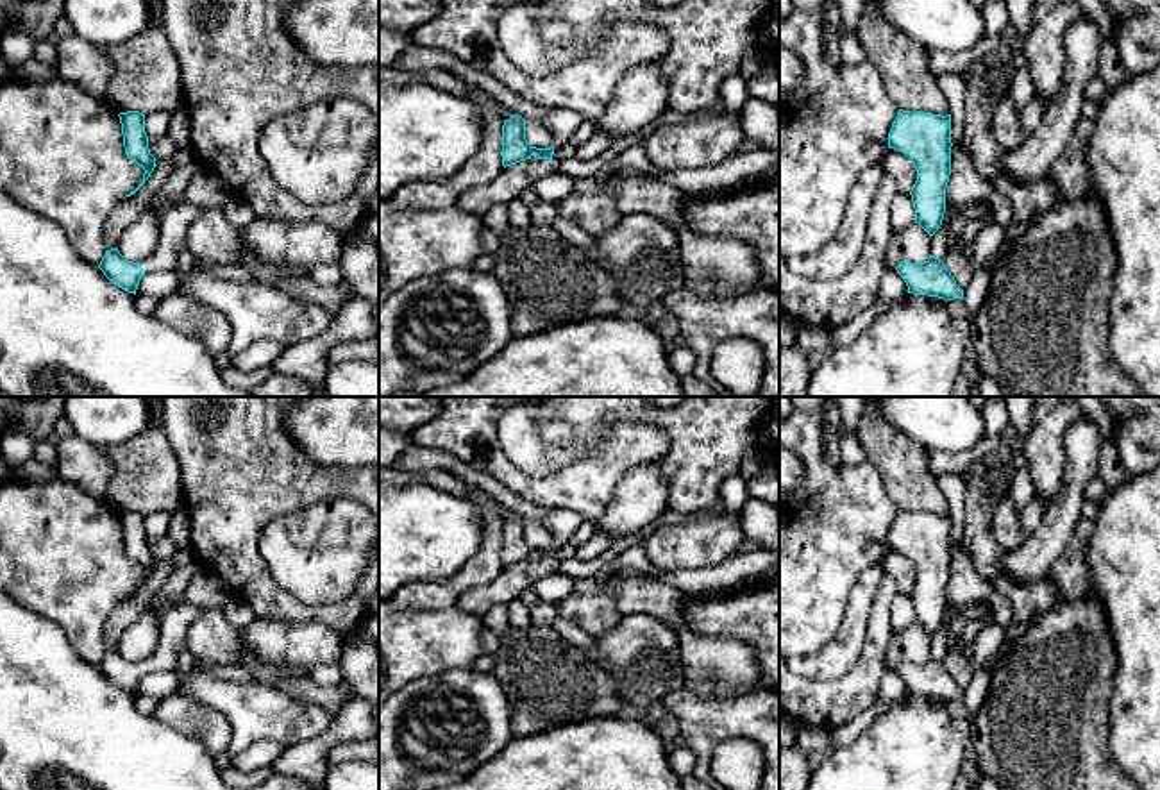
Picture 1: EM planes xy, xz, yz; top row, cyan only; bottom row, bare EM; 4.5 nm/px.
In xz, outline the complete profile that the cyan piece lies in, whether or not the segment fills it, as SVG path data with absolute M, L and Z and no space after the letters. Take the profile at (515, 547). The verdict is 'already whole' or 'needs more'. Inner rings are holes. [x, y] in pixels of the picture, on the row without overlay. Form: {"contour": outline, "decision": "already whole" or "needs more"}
{"contour": "M513 515L509 520L504 520L502 525L502 567L511 567L520 561L531 559L536 554L538 559L552 559L554 547L536 549L531 547L525 540L525 520L518 515Z", "decision": "already whole"}

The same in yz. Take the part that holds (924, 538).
{"contour": "M899 509L888 533L888 549L903 552L917 570L910 592L915 622L933 636L946 613L946 588L951 576L951 515Z", "decision": "already whole"}

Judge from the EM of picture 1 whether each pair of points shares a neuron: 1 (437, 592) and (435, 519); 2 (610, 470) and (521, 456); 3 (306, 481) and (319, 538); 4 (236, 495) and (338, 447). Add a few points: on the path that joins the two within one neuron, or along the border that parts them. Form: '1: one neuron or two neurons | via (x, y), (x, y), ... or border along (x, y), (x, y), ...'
1: two neurons | border along (472, 556), (451, 576), (408, 581), (397, 590)
2: two neurons | border along (588, 449), (583, 456), (542, 478), (528, 474)
3: two neurons | border along (353, 499), (320, 499), (277, 515), (272, 521)
4: two neurons | border along (283, 428), (310, 460), (351, 469)

